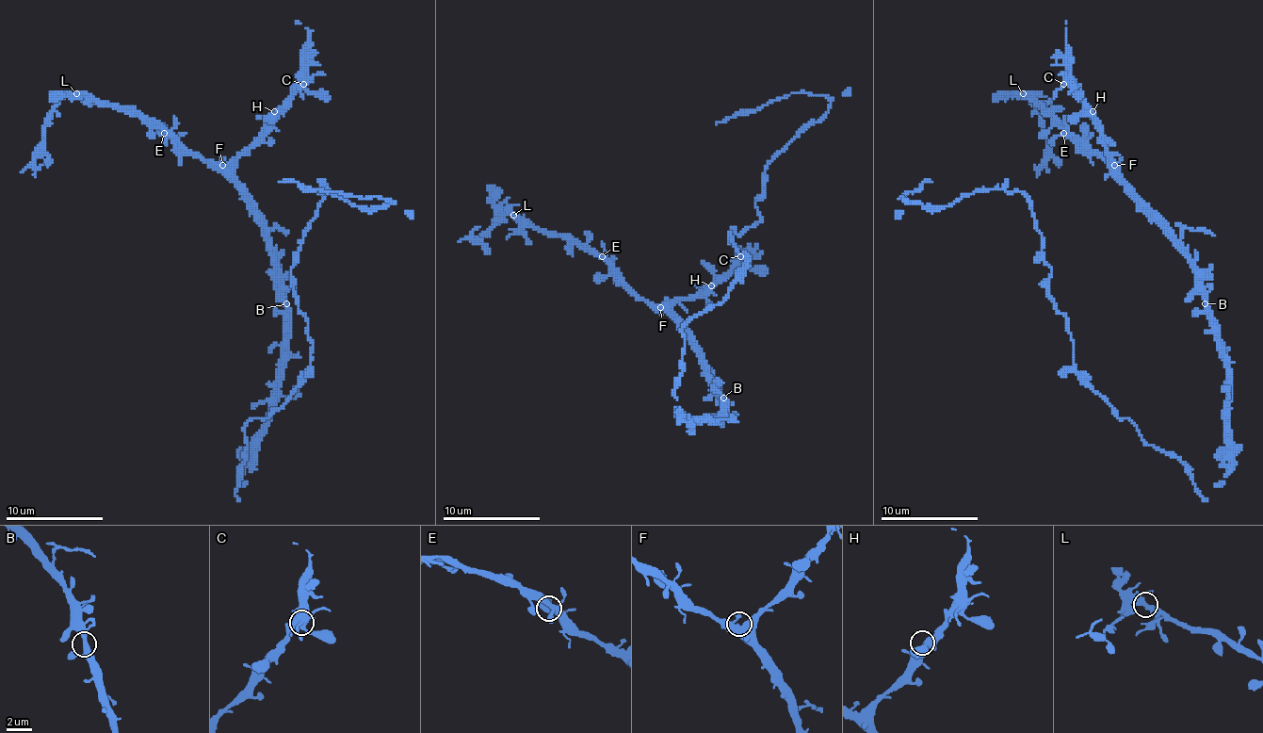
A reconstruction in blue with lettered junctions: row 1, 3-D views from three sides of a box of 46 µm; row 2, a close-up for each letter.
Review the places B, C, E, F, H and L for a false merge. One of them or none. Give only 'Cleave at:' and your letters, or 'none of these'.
Cleave at: L

